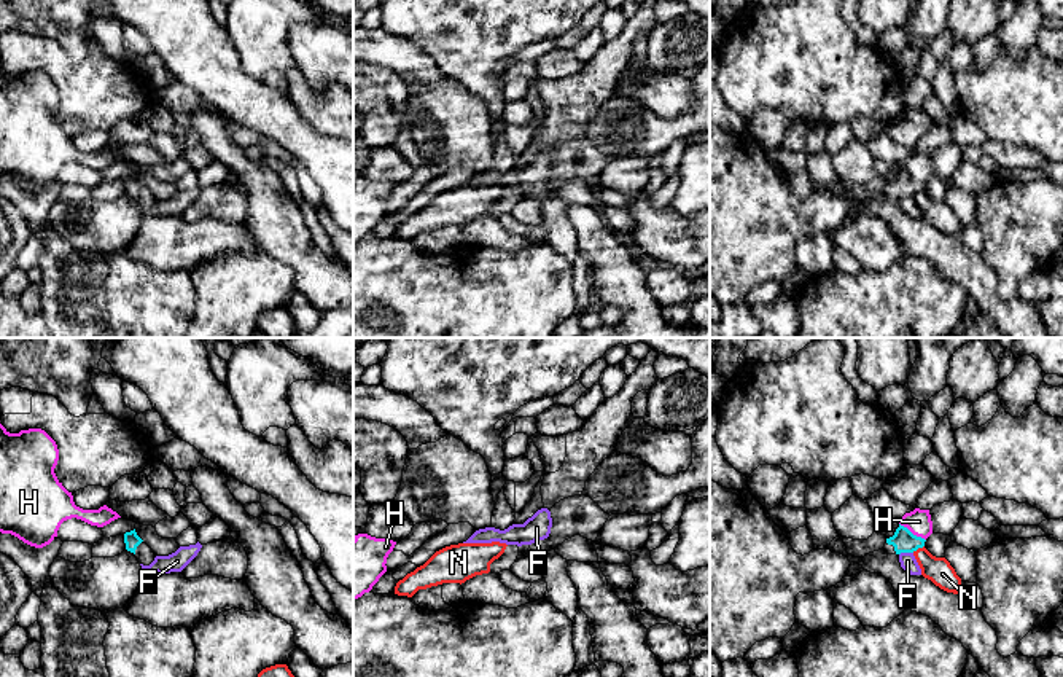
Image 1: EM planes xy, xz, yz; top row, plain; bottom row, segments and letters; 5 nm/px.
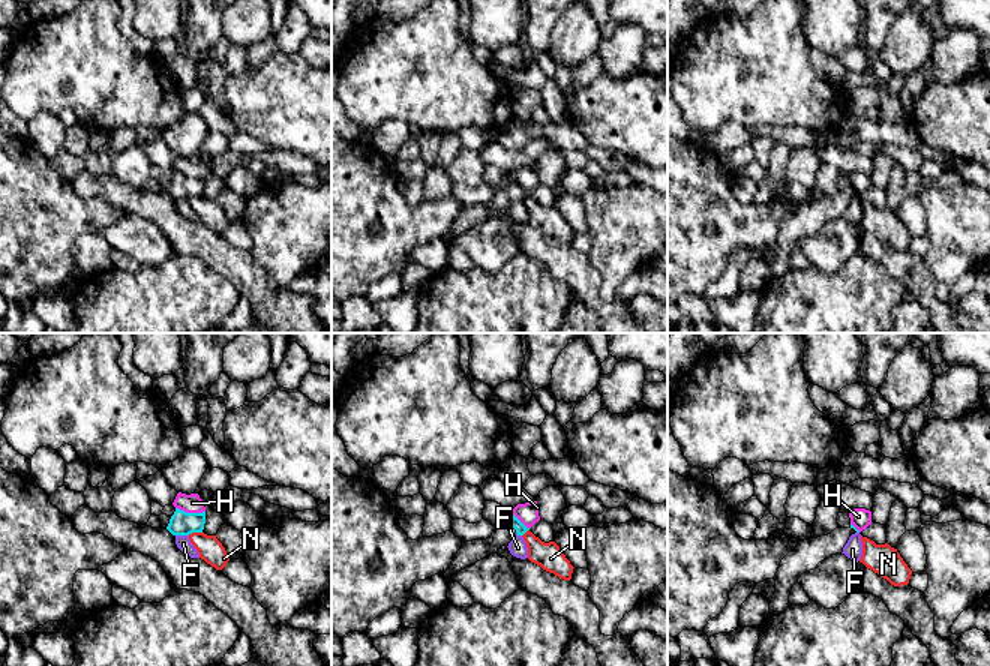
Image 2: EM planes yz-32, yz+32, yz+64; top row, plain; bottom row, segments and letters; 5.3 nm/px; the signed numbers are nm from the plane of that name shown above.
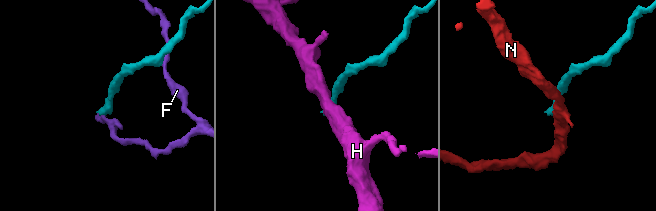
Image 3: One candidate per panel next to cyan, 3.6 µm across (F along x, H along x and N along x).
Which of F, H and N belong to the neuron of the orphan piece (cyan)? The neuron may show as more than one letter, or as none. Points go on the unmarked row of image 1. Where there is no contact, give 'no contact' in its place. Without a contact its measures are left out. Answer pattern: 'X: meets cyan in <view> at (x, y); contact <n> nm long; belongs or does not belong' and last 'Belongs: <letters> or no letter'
F: meets cyan in yz at (906, 195); contact 70 nm long; does not belong
H: meets cyan in yz at (911, 176); contact 160 nm long; does not belong
N: meets cyan in yz at (917, 191); contact 70 nm long; does not belong
Belongs: no letter

